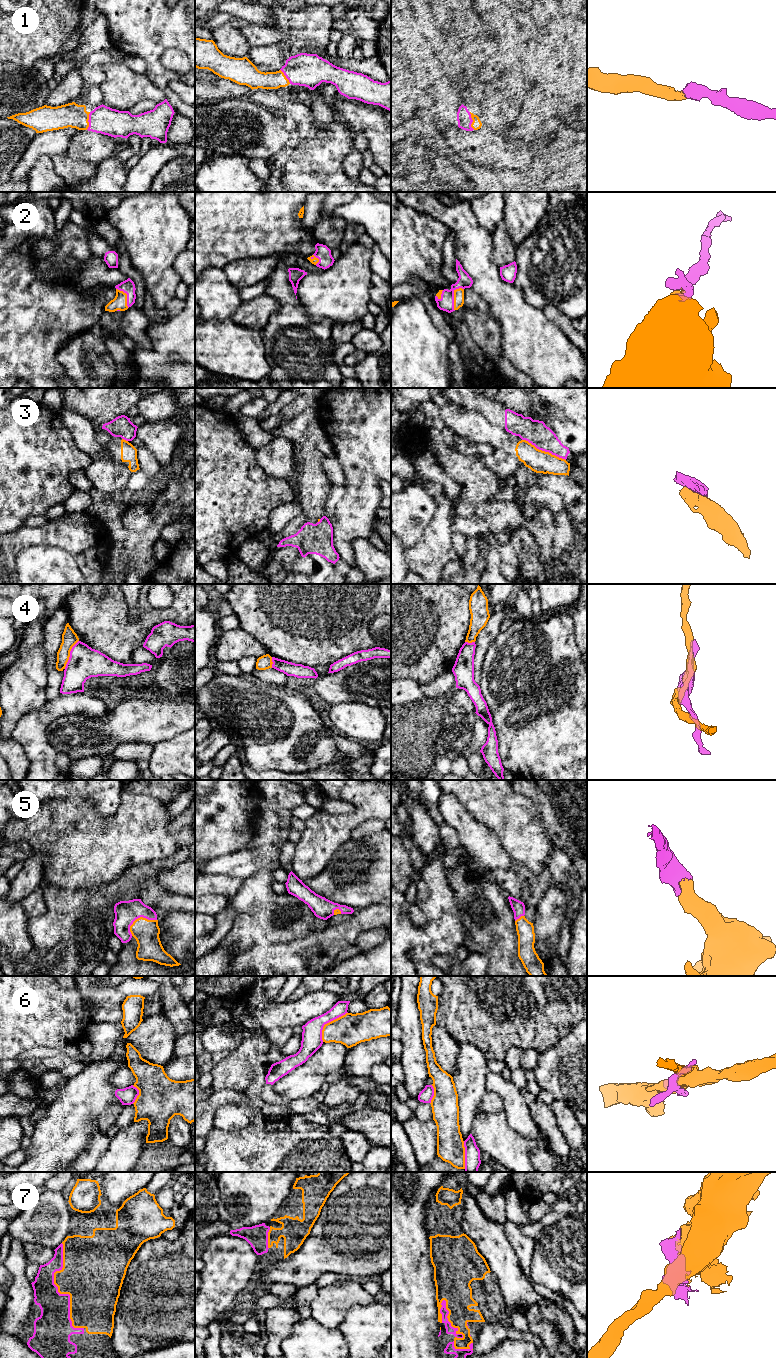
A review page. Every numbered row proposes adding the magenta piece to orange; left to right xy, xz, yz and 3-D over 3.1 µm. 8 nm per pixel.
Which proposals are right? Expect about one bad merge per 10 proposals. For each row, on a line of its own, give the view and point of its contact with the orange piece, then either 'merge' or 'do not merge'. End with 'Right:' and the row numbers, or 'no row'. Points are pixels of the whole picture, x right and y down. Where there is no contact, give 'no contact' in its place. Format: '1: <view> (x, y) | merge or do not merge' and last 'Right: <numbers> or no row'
1: xy (87, 121) | merge
2: yz (454, 297) | merge
3: yz (544, 451) | do not merge
4: xy (69, 654) | merge
5: xy (138, 918) | merge
6: xz (327, 1023) | merge
7: xy (59, 1292) | merge
Right: 1, 2, 4, 5, 6, 7

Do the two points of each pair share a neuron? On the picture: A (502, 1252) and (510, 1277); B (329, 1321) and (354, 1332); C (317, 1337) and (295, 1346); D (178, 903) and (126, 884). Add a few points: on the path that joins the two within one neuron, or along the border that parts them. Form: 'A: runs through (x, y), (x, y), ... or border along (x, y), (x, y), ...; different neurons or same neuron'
A: runs through (502, 1258), (507, 1271); same neuron
B: border along (352, 1306), (337, 1327); different neurons
C: runs through (312, 1342), (308, 1346), (300, 1346); same neuron
D: border along (156, 878), (143, 880), (137, 886), (139, 898); different neurons

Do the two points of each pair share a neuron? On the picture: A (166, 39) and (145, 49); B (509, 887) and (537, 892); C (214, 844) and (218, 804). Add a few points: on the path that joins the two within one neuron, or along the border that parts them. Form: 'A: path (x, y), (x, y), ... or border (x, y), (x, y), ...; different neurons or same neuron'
A: path (161, 43), (158, 46), (150, 46); same neuron
B: border (511, 868), (520, 882), (521, 899), (523, 901); different neurons
C: path (214, 834), (217, 814); same neuron

